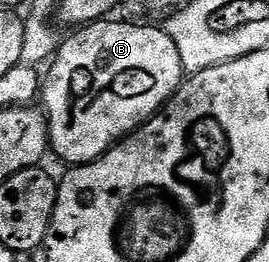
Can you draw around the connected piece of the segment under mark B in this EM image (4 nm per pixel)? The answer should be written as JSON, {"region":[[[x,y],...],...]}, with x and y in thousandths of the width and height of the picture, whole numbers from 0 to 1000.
{"region":[[[387,73],[342,80],[335,95],[297,107],[264,145],[238,153],[219,176],[212,214],[186,237],[190,267],[167,279],[167,305],[152,324],[152,401],[167,420],[175,450],[175,500],[182,511],[182,553],[234,615],[253,615],[253,634],[323,630],[335,615],[353,615],[379,599],[401,569],[416,565],[446,531],[491,511],[539,462],[561,458],[610,401],[632,385],[651,344],[680,321],[688,305],[688,267],[673,240],[673,210],[658,210],[658,164],[621,126],[617,107],[572,111],[561,95],[483,95],[472,80],[428,80],[431,73]]]}

